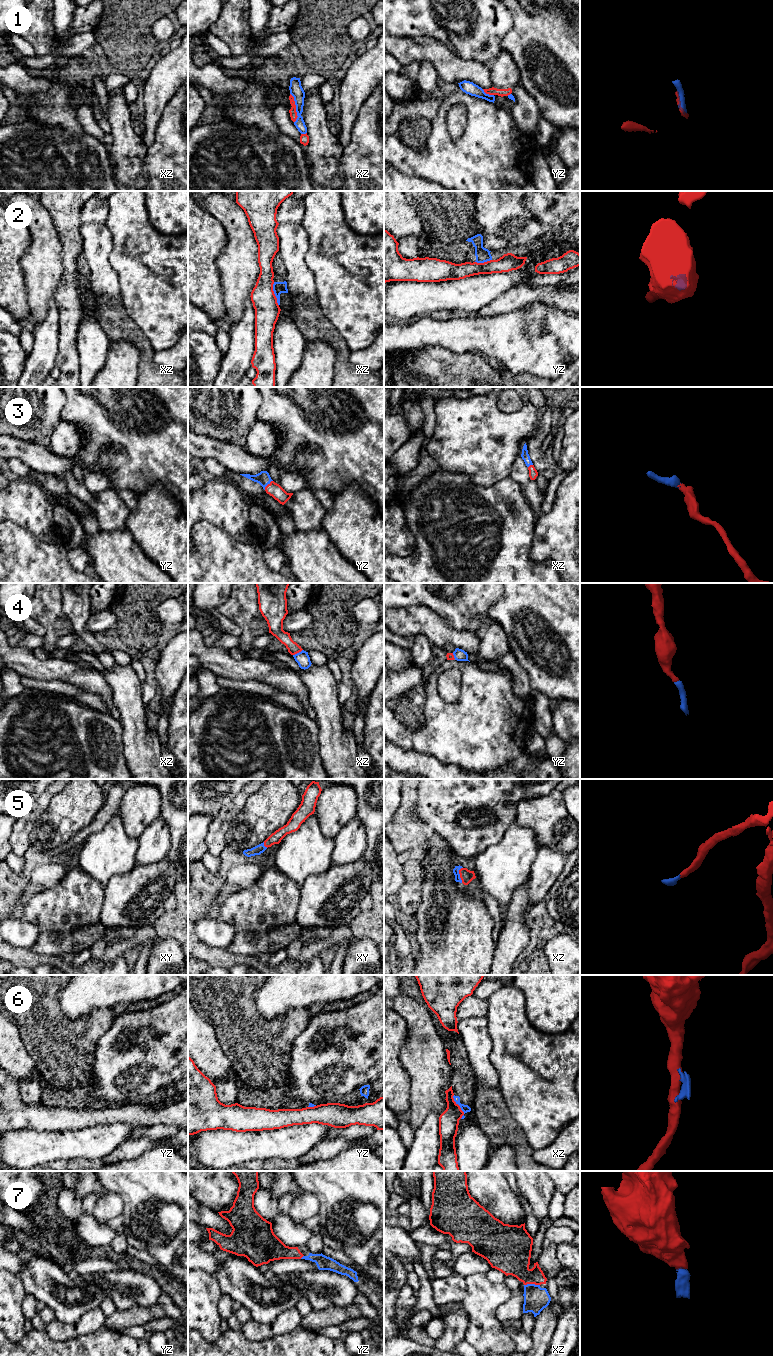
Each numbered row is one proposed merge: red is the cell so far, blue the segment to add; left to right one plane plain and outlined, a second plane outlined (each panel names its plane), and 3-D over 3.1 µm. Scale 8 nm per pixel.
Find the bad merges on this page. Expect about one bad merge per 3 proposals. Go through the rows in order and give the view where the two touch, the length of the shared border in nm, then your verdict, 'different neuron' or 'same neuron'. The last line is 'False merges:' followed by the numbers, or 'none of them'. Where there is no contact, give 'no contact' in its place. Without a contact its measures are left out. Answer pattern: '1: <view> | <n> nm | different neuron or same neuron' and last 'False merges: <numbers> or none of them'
1: xz | 240 nm | different neuron
2: xz | 200 nm | different neuron
3: yz | 100 nm | same neuron
4: xz | 90 nm | same neuron
5: xz | 130 nm | same neuron
6: xz | 200 nm | different neuron
7: xz | 130 nm | same neuron
False merges: 1, 2, 6

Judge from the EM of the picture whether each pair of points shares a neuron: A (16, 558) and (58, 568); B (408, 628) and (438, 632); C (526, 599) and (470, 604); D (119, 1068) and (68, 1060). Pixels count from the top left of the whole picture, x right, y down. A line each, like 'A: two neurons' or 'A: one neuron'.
A: one neuron
B: one neuron
C: two neurons
D: two neurons

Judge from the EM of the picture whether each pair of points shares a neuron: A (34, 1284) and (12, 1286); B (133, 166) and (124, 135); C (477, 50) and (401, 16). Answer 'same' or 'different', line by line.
A: different
B: same
C: same

